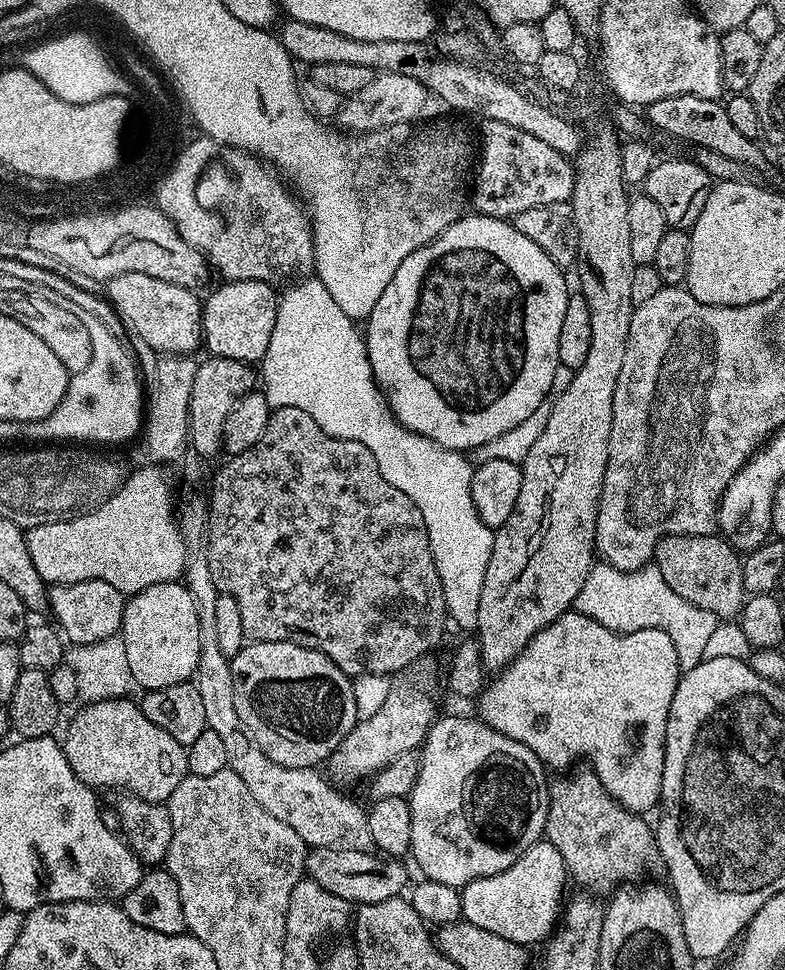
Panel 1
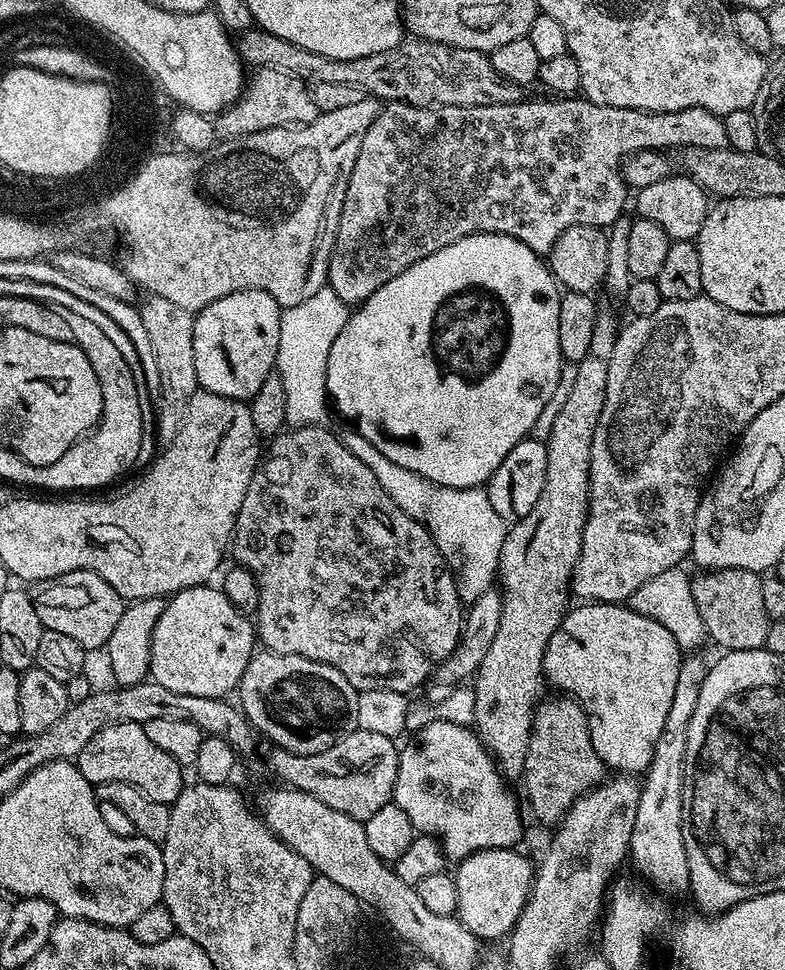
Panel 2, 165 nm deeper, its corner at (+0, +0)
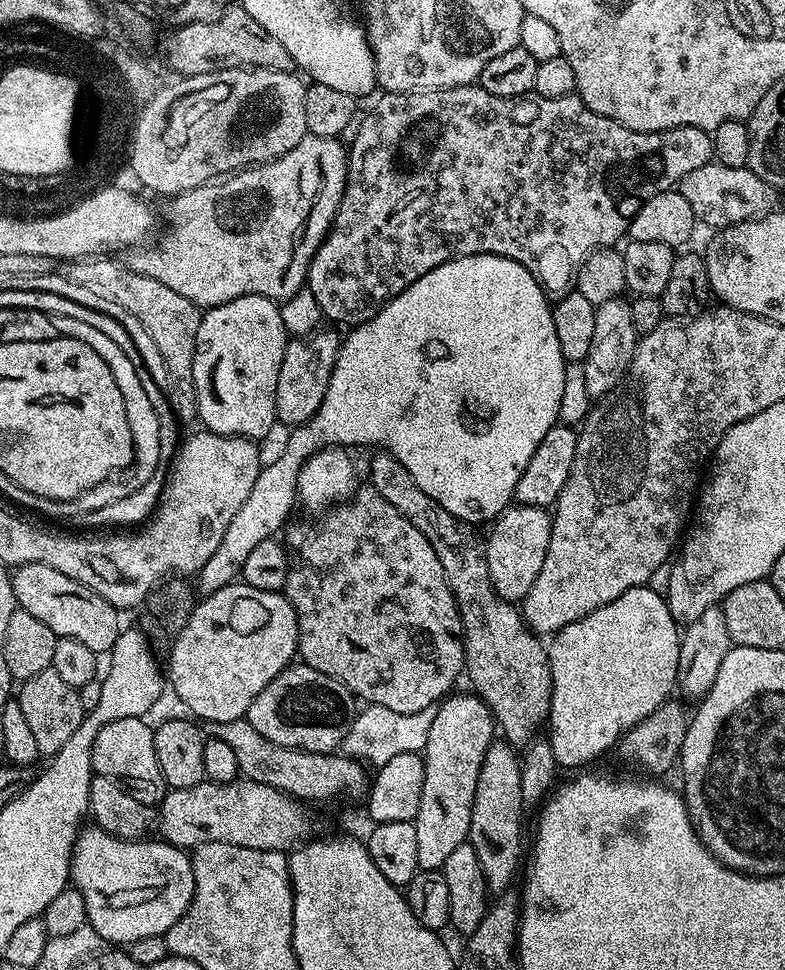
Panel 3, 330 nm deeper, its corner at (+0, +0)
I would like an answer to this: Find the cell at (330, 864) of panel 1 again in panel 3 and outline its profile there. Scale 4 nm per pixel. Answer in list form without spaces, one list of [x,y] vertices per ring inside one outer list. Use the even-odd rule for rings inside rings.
[[[475,694],[456,695],[449,695],[435,709],[436,717],[428,720],[428,741],[422,751],[424,781],[414,821],[421,869],[443,869],[446,858],[466,843],[478,770],[482,770],[482,758],[486,758],[486,750],[494,742],[492,735],[498,732],[496,718],[485,700]]]

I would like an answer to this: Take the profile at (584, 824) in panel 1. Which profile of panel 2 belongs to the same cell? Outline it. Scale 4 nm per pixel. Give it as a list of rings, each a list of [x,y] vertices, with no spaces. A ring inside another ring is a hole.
[[[556,694],[553,700],[541,699],[532,714],[532,733],[522,777],[533,814],[555,825],[578,797],[596,787],[605,776],[606,766],[594,750],[588,717],[579,703],[567,694]]]

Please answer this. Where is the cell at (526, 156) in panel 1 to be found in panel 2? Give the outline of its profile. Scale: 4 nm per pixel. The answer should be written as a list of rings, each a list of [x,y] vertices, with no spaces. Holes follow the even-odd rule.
[[[525,98],[513,104],[487,104],[486,106],[462,106],[461,104],[421,106],[403,102],[385,103],[374,118],[374,122],[370,122],[370,130],[366,130],[362,138],[358,158],[347,173],[348,189],[344,192],[344,205],[340,208],[340,225],[336,228],[332,257],[328,260],[327,287],[332,288],[334,294],[342,298],[344,304],[359,306],[366,298],[370,298],[370,294],[374,294],[374,290],[386,286],[390,278],[398,278],[398,274],[414,266],[414,262],[458,242],[463,236],[473,236],[479,232],[497,232],[503,236],[513,236],[515,240],[530,246],[530,250],[547,254],[552,251],[554,242],[558,242],[560,235],[570,230],[570,226],[594,226],[607,229],[618,217],[625,215],[624,199],[628,196],[628,188],[620,177],[620,162],[623,156],[628,156],[631,152],[644,154],[649,150],[669,150],[668,148],[683,150],[728,147],[723,119],[705,108],[686,108],[673,112],[643,112],[633,108],[602,106],[583,98],[548,99],[552,100]]]

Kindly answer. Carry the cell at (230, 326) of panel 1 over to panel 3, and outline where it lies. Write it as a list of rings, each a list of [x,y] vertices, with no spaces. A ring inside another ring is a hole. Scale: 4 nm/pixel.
[[[239,296],[217,308],[207,309],[201,315],[194,350],[194,386],[196,414],[207,431],[223,436],[244,436],[260,442],[272,427],[277,427],[278,370],[282,370],[282,354],[290,339],[289,332],[284,328],[280,307],[277,301],[265,296]]]

